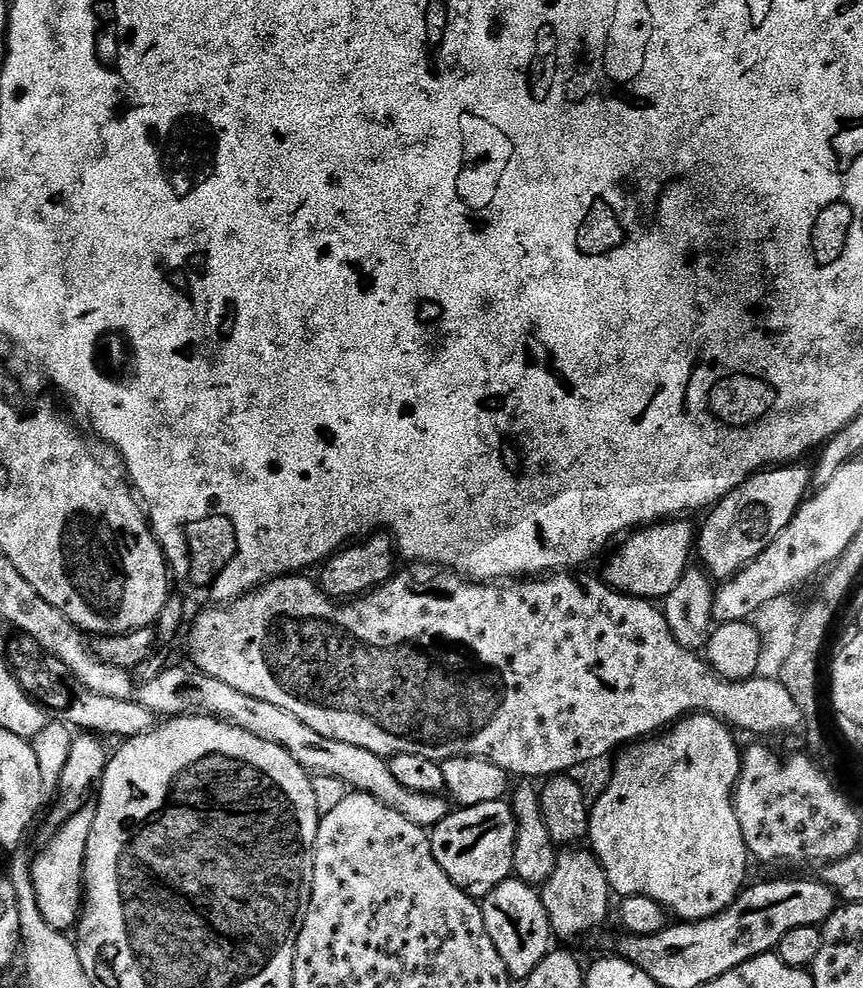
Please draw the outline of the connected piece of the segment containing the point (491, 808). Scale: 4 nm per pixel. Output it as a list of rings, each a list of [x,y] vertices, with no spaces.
[[[507,799],[482,802],[482,806],[457,807],[438,826],[431,829],[432,853],[450,878],[468,896],[483,898],[494,886],[513,875],[514,846],[516,845],[516,819]]]

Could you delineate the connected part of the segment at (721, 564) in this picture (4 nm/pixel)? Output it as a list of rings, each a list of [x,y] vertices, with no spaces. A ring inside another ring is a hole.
[[[793,462],[773,467],[771,470],[756,472],[740,488],[736,488],[714,505],[703,517],[704,525],[699,525],[698,539],[694,548],[698,553],[698,560],[700,556],[699,563],[713,581],[723,582],[731,576],[737,576],[745,566],[754,562],[754,558],[758,558],[758,554],[762,554],[762,550],[770,546],[770,542],[774,542],[774,538],[778,538],[778,534],[782,534],[782,530],[786,530],[786,526],[790,526],[794,514],[800,509],[800,505],[804,503],[812,488],[813,469],[806,465],[804,462]]]

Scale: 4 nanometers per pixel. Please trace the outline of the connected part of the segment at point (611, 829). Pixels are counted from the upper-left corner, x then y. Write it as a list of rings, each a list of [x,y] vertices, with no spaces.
[[[693,714],[685,716],[683,720],[677,720],[667,731],[655,738],[644,738],[631,746],[625,747],[615,757],[615,759],[617,758],[616,769],[612,772],[612,781],[605,786],[604,793],[596,800],[596,805],[593,803],[590,808],[588,840],[590,841],[591,851],[595,852],[600,864],[604,867],[609,889],[615,895],[617,892],[617,897],[645,896],[654,902],[658,902],[671,915],[673,912],[677,921],[697,922],[699,920],[709,920],[711,916],[717,916],[720,912],[725,912],[736,901],[737,896],[744,891],[746,887],[744,879],[748,876],[750,853],[746,842],[743,840],[742,830],[739,828],[738,814],[735,813],[734,802],[736,783],[740,778],[742,748],[736,745],[736,740],[732,736],[735,736],[733,729],[729,728],[723,720],[713,716]]]

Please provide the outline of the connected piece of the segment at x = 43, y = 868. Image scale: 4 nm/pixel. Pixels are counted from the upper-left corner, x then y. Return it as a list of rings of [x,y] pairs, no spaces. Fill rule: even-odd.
[[[85,806],[69,816],[48,840],[48,845],[35,855],[32,861],[34,894],[37,895],[38,910],[54,930],[68,934],[79,925],[84,907],[84,863],[86,842],[90,838],[90,826],[94,826],[95,807]]]

